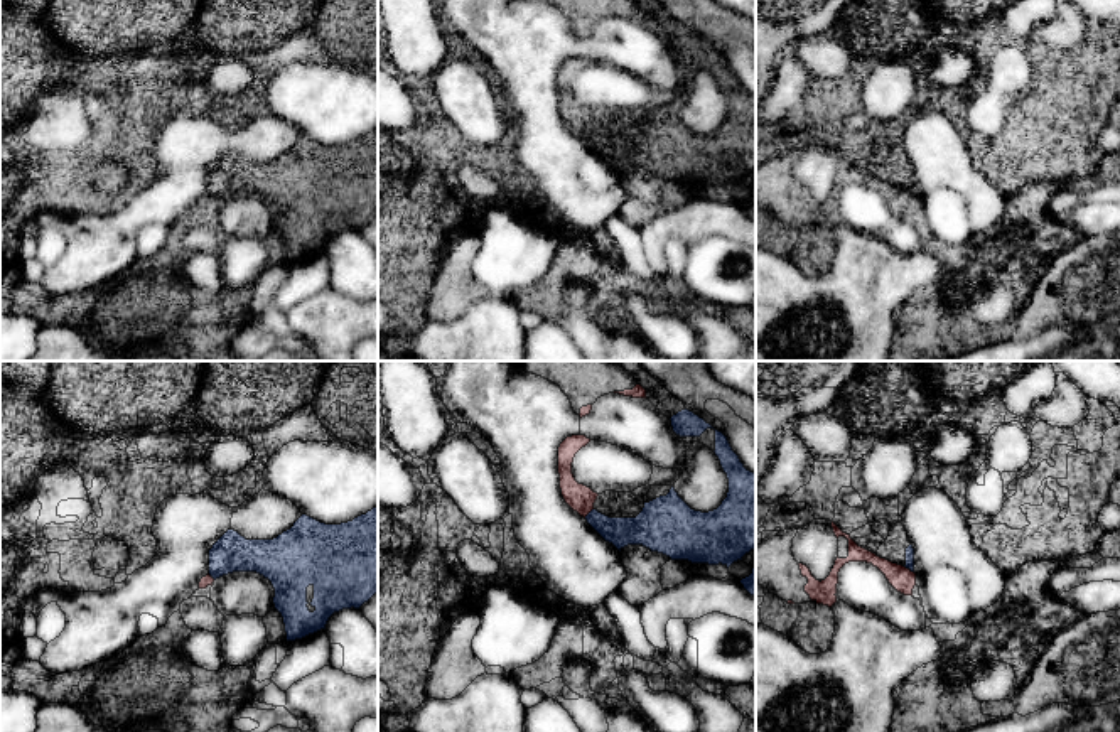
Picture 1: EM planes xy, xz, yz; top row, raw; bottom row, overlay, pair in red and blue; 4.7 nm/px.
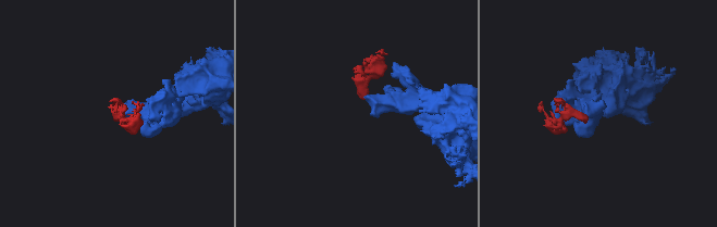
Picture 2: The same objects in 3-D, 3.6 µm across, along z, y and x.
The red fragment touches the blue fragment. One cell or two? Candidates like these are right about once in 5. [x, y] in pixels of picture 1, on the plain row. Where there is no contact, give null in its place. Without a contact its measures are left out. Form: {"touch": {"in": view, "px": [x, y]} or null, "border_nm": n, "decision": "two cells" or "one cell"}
{"touch": {"in": "yz", "px": [908, 191]}, "border_nm": 60, "decision": "two cells"}

